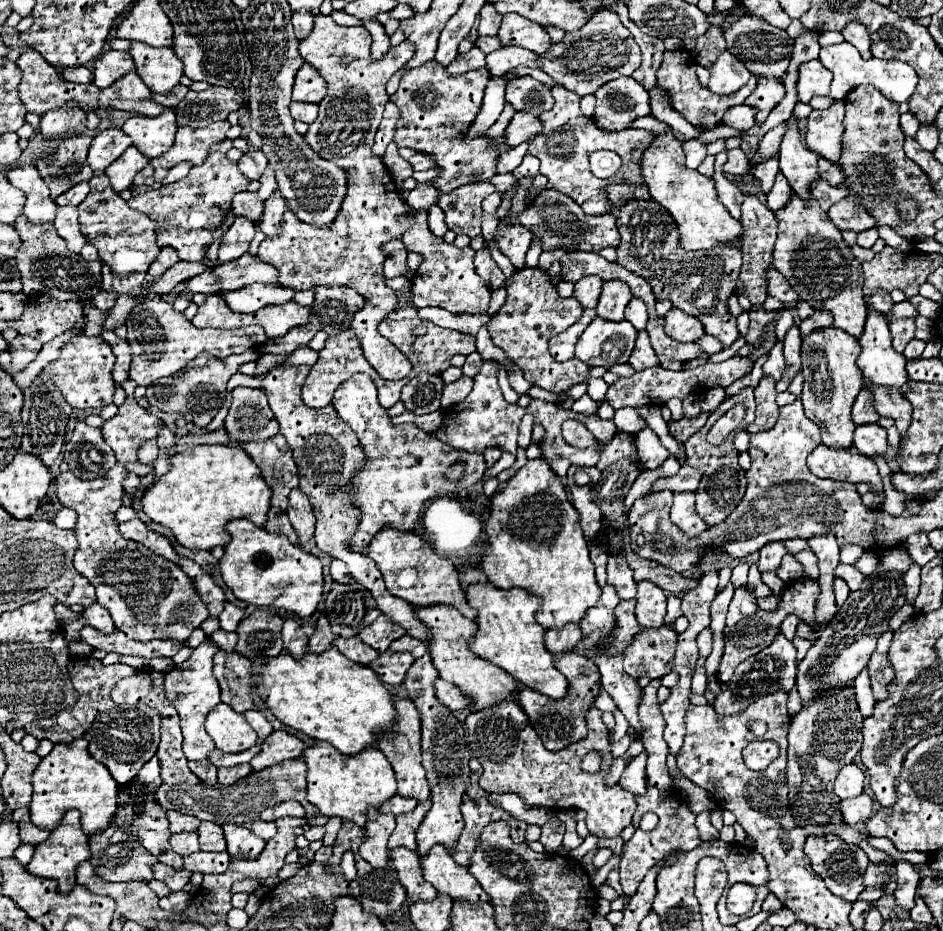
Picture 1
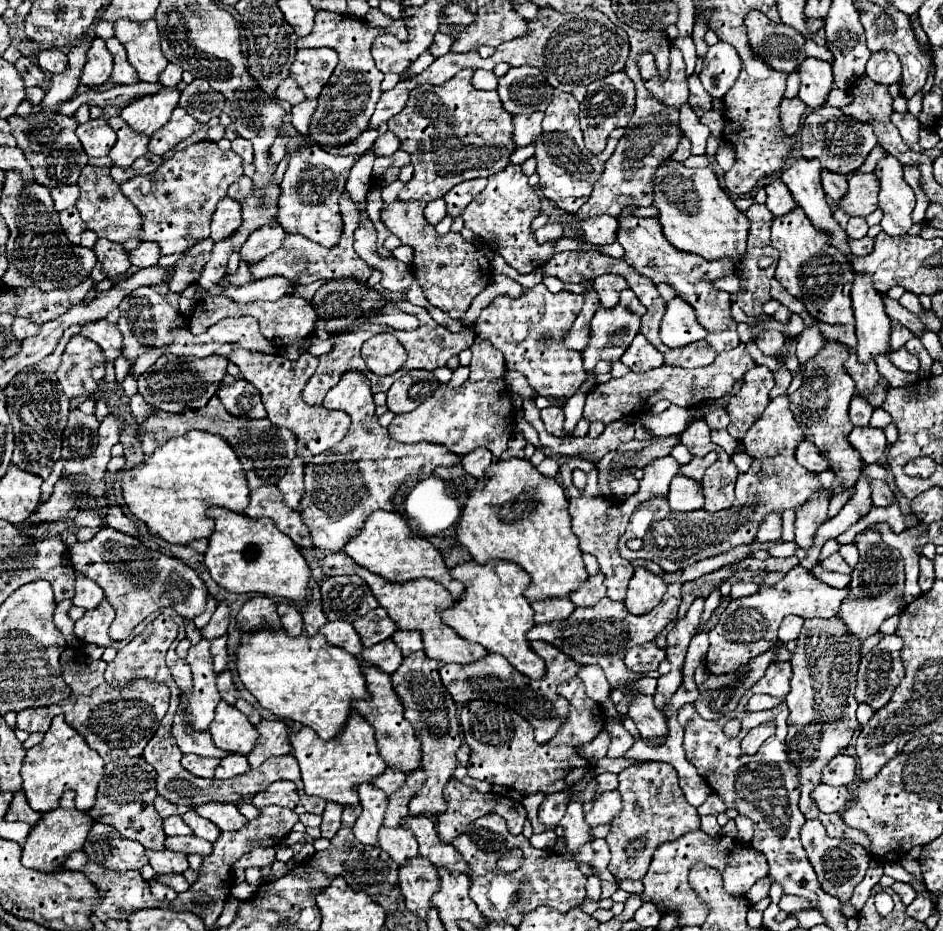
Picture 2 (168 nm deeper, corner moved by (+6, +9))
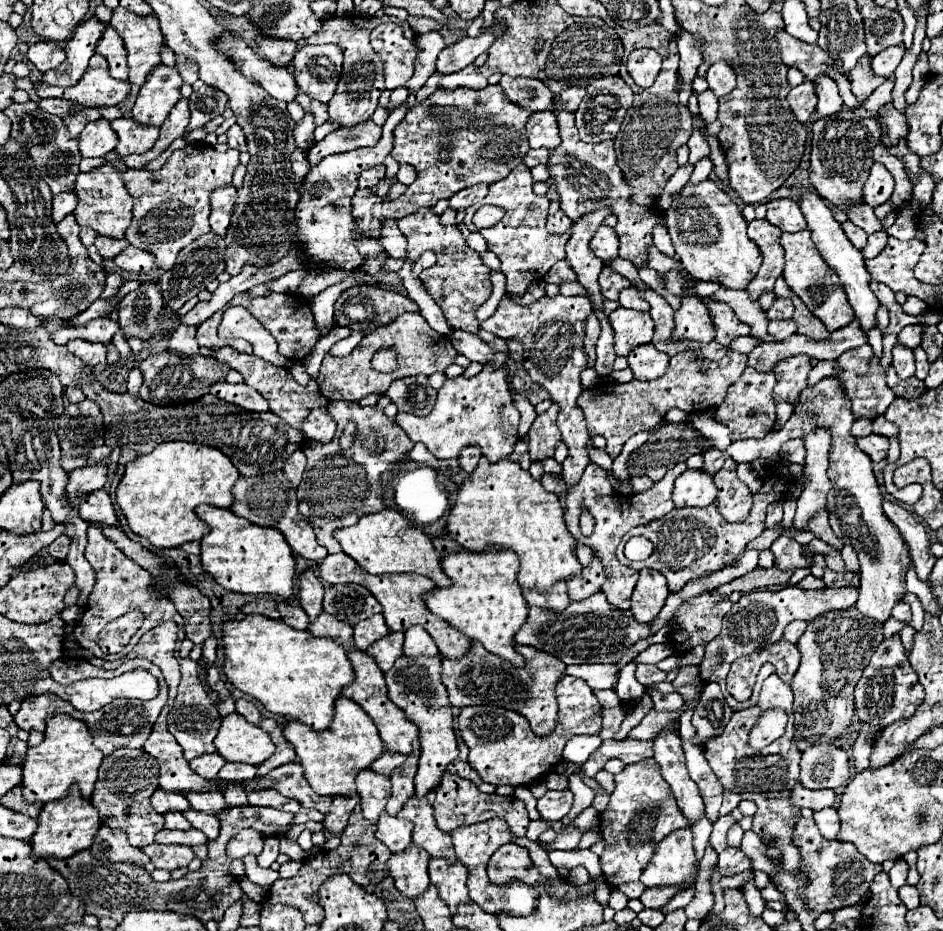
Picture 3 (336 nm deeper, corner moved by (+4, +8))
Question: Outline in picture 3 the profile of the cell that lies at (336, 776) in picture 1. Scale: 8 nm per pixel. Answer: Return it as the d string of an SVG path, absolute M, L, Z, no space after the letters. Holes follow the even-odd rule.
M344 696L336 700L336 712L330 728L326 728L324 732L314 732L312 728L302 726L300 722L290 722L284 728L284 738L294 746L308 784L320 796L356 794L354 786L356 774L360 770L370 768L370 764L378 760L378 756L384 752L384 744L374 722L366 716L366 712L358 704L354 704Z

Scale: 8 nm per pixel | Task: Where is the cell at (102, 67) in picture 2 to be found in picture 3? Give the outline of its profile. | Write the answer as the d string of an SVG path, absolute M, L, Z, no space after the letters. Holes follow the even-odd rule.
M94 54L90 66L82 80L74 88L58 88L42 84L36 94L40 98L66 98L76 102L80 108L98 108L98 106L116 106L130 92L128 82L114 80L108 72L106 58Z

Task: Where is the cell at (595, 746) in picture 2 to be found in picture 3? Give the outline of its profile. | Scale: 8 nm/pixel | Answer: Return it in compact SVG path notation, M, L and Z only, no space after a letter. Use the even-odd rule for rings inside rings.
M574 736L564 746L562 758L576 764L576 766L582 766L590 758L590 754L600 748L600 744L602 744L600 736Z

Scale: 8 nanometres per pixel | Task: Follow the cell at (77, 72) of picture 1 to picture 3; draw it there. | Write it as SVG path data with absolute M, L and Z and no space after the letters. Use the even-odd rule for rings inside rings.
M38 42L38 44L30 46L28 60L40 72L48 72L48 70L60 66L66 60L66 52L58 44L54 44L54 42Z

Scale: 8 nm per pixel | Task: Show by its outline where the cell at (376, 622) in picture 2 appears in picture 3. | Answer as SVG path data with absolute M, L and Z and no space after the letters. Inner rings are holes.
M374 614L354 626L354 646L358 650L366 650L370 644L374 644L376 640L380 640L388 634L390 634L390 628L386 626L384 616Z

